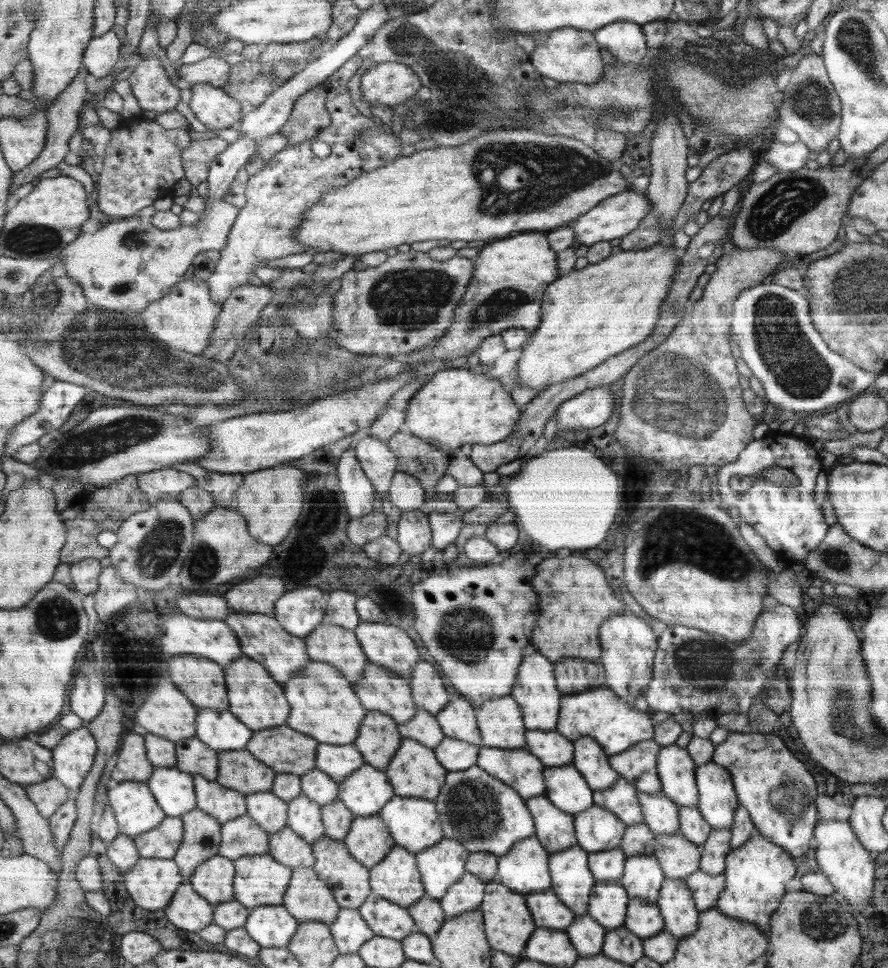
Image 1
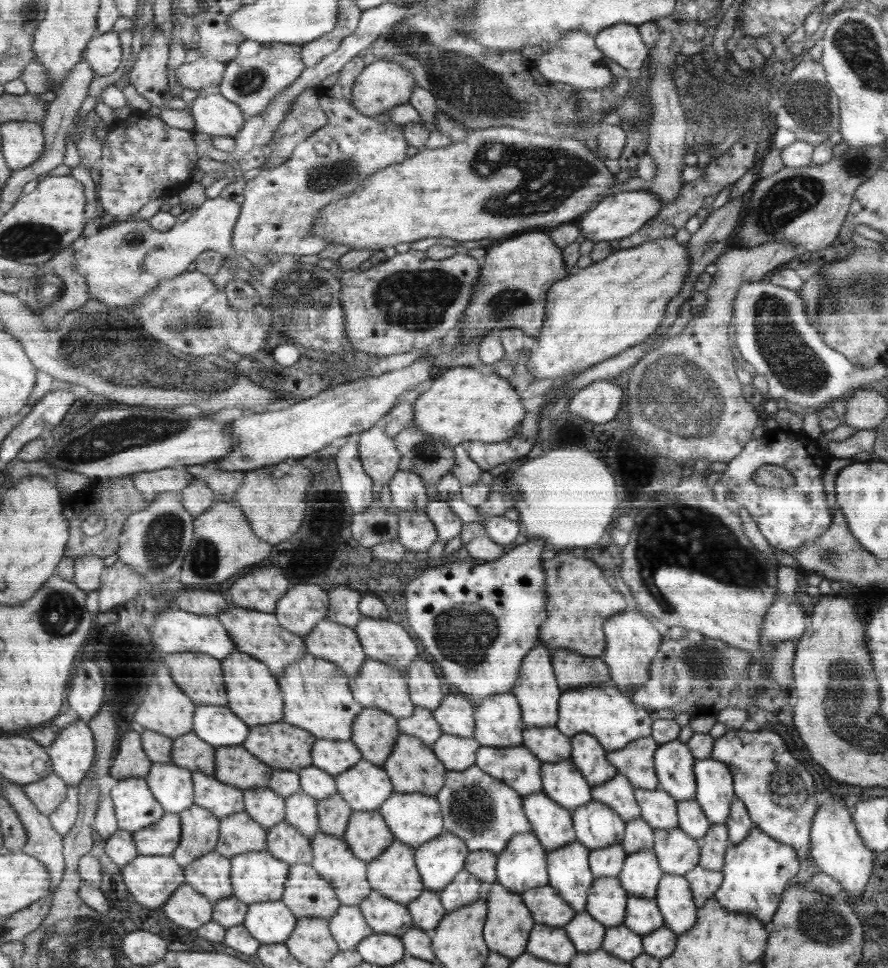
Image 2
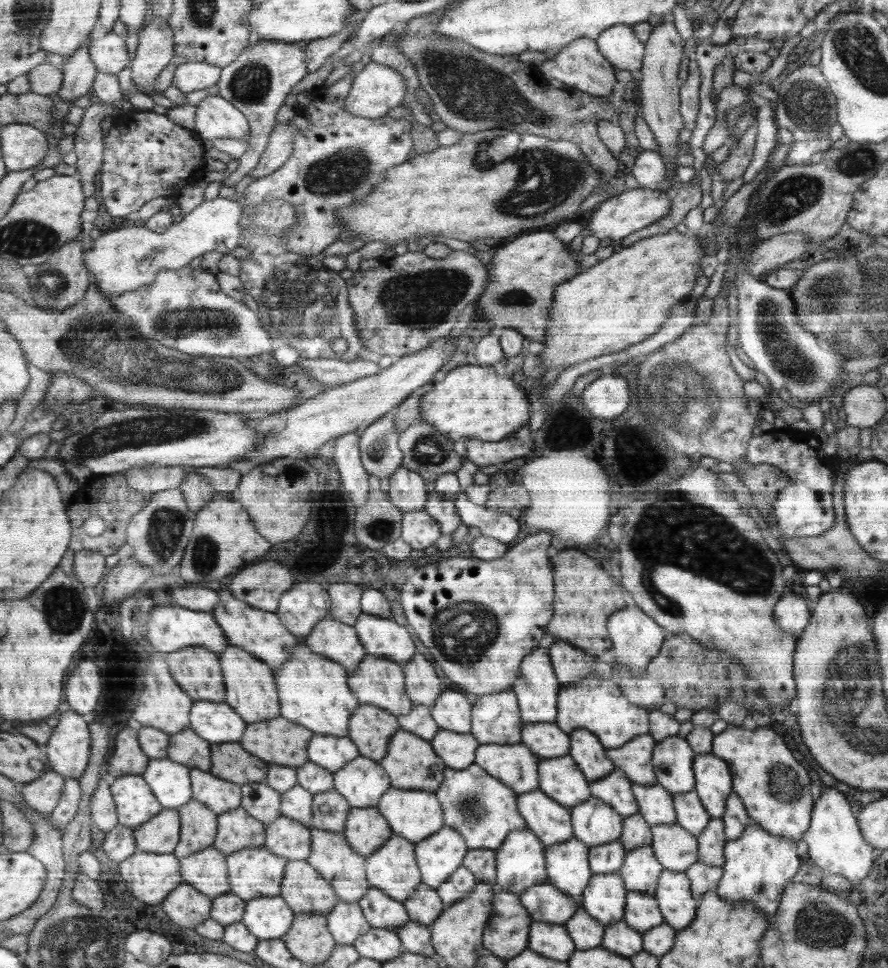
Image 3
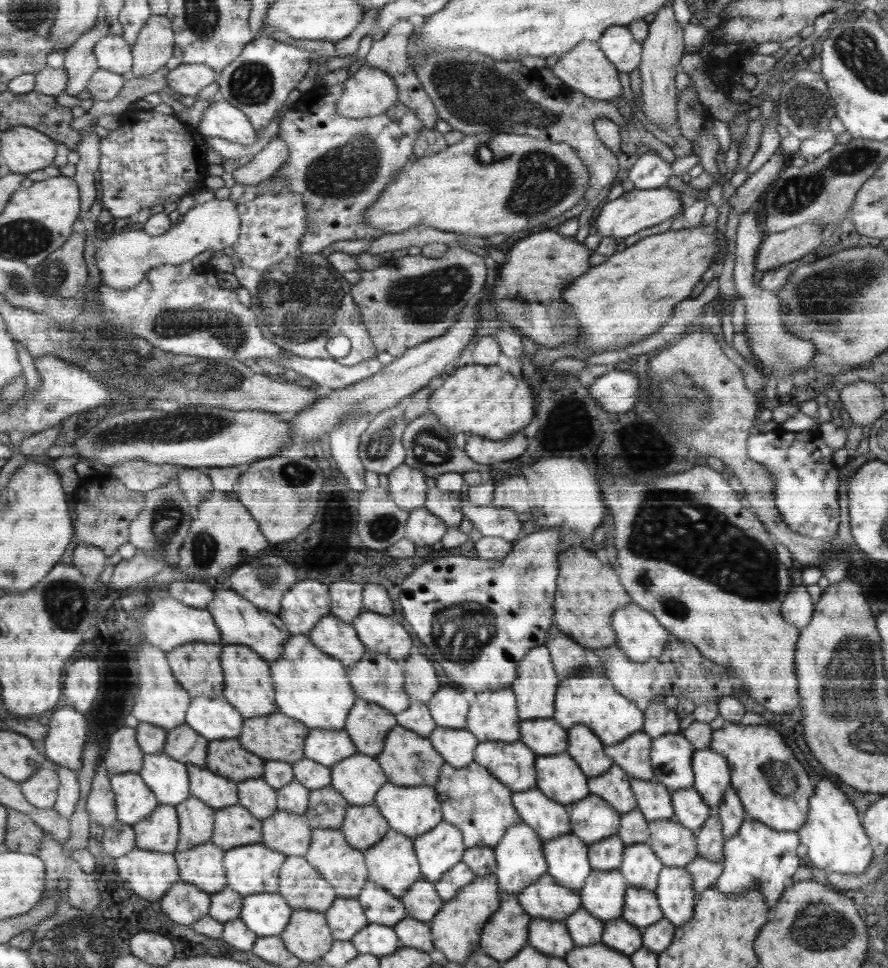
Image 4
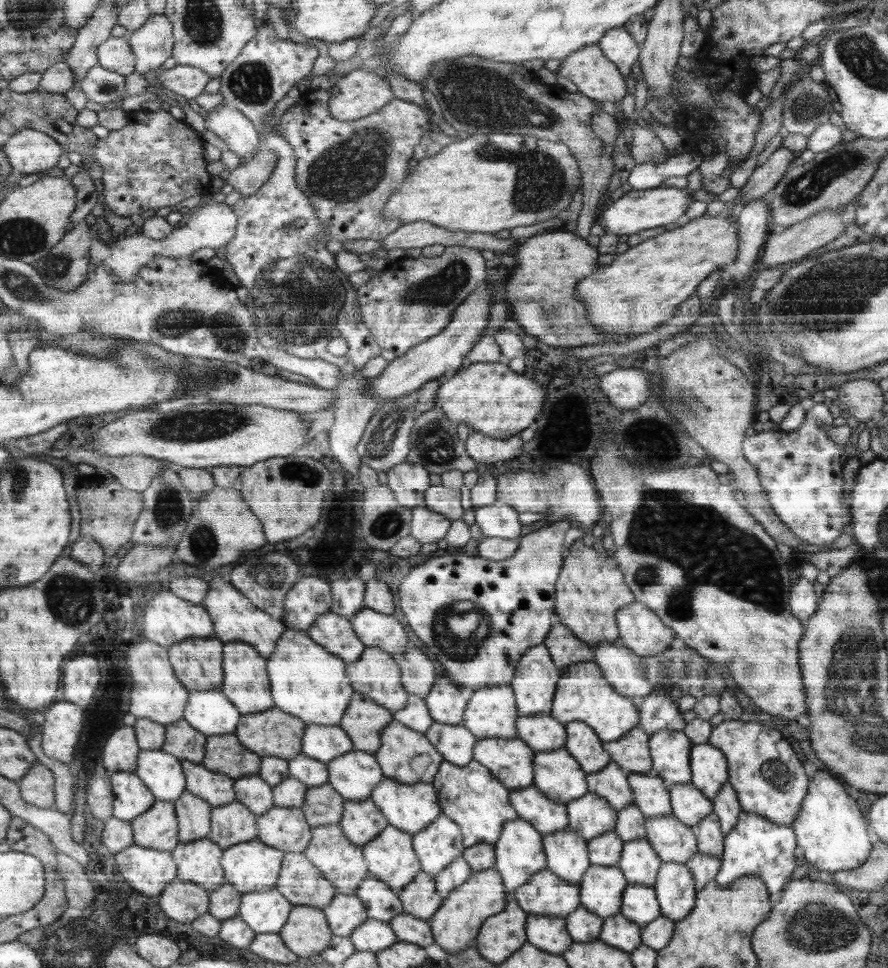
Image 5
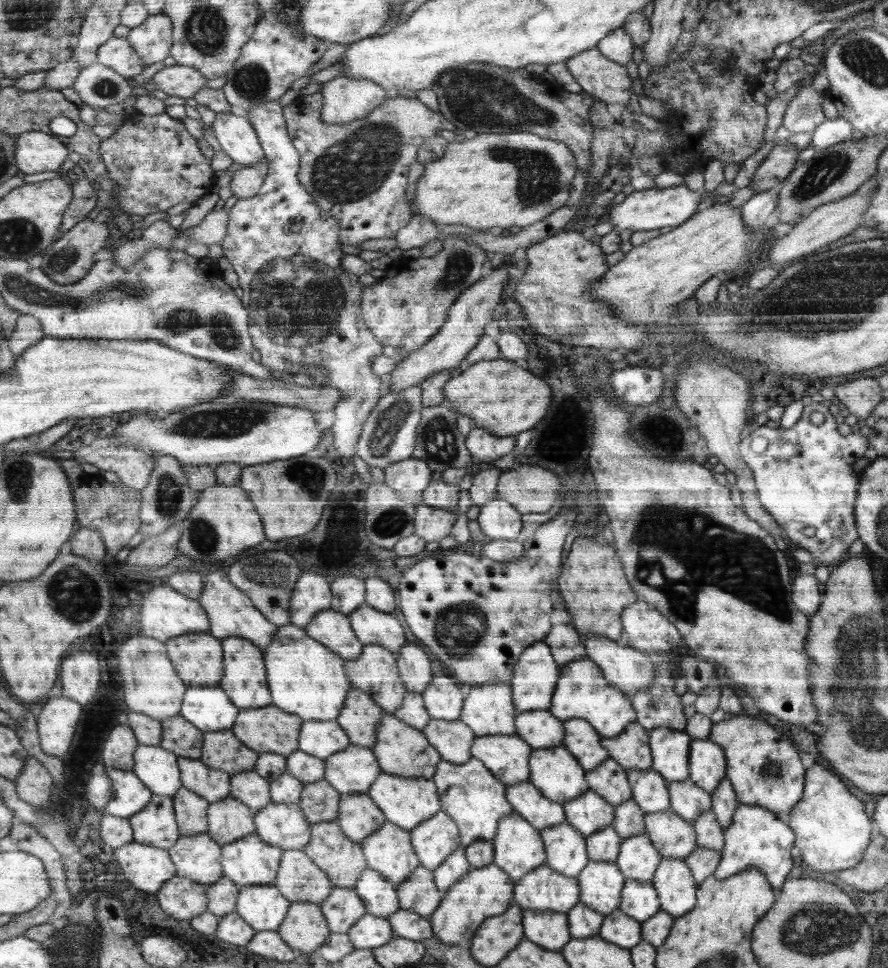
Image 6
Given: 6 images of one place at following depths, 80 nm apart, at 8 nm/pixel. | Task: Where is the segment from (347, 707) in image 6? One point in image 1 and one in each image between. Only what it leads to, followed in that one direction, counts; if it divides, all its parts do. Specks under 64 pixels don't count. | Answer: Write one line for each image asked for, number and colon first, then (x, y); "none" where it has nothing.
1: (379, 737)
2: (374, 731)
3: (370, 727)
4: (368, 724)
5: (364, 719)

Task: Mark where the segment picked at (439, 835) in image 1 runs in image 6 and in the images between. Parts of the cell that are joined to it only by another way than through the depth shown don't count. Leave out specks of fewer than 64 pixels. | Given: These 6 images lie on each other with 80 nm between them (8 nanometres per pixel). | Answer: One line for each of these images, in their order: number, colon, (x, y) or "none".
2: (415, 818)
3: (413, 814)
4: (414, 811)
5: (411, 807)
6: (407, 802)

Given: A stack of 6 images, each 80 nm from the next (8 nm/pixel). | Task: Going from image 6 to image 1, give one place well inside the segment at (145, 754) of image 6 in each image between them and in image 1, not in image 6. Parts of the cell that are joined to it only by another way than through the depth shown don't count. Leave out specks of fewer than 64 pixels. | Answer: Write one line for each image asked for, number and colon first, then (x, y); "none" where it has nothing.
1: (175, 791)
2: (173, 787)
3: (171, 781)
4: (169, 779)
5: (163, 774)

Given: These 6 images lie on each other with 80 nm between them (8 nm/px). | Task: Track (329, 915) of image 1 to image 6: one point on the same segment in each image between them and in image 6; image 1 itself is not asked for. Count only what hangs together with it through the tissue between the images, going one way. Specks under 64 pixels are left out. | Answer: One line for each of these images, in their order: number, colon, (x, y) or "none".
2: (308, 894)
3: (303, 888)
4: (301, 884)
5: (300, 881)
6: (298, 878)

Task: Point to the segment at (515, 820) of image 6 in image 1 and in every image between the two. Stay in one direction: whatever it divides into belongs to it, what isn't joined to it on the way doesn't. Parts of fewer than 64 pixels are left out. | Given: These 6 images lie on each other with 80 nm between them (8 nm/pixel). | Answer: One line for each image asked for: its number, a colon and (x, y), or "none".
1: (525, 869)
2: (523, 866)
3: (521, 864)
4: (520, 855)
5: (520, 853)

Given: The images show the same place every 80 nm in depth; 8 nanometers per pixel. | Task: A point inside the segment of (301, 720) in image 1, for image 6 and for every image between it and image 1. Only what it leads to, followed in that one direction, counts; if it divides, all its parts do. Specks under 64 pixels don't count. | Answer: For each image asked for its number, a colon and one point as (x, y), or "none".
2: (318, 698)
3: (314, 691)
4: (311, 686)
5: (308, 681)
6: (307, 678)

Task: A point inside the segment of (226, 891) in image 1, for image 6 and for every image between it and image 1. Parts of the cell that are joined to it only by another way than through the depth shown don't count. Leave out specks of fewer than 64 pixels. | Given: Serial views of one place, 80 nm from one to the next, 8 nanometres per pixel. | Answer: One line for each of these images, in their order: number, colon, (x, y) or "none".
2: (211, 875)
3: (207, 870)
4: (203, 866)
5: (199, 862)
6: (197, 857)

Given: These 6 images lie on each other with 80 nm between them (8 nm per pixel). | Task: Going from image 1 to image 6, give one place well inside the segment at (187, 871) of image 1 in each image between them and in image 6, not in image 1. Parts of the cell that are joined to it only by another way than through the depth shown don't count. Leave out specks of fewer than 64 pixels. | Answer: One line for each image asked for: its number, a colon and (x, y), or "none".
2: (202, 835)
3: (199, 823)
4: (198, 820)
5: (196, 814)
6: (192, 810)

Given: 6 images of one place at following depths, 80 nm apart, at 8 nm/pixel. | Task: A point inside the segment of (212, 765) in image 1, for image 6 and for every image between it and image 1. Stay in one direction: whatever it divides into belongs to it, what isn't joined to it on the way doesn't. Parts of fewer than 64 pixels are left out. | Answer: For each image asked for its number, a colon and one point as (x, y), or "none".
2: (191, 752)
3: (186, 747)
4: (184, 744)
5: (182, 740)
6: (180, 736)

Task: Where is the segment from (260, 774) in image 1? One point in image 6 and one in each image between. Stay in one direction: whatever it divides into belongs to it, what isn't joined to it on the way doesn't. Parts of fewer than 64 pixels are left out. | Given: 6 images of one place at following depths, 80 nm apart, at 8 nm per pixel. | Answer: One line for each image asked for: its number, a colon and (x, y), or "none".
2: (236, 766)
3: (231, 763)
4: (228, 758)
5: (224, 753)
6: (222, 750)

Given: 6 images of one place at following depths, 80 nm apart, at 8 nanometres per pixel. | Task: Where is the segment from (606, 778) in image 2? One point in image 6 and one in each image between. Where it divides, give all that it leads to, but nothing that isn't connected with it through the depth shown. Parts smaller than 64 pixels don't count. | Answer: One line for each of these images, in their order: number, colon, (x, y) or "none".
3: (587, 750)
4: (586, 748)
5: (584, 744)
6: (581, 739)

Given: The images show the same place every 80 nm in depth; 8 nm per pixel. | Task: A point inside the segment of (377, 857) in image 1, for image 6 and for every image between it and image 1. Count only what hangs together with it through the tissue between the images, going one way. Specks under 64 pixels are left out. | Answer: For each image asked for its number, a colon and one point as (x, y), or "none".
2: (367, 834)
3: (366, 830)
4: (364, 826)
5: (362, 821)
6: (359, 817)

